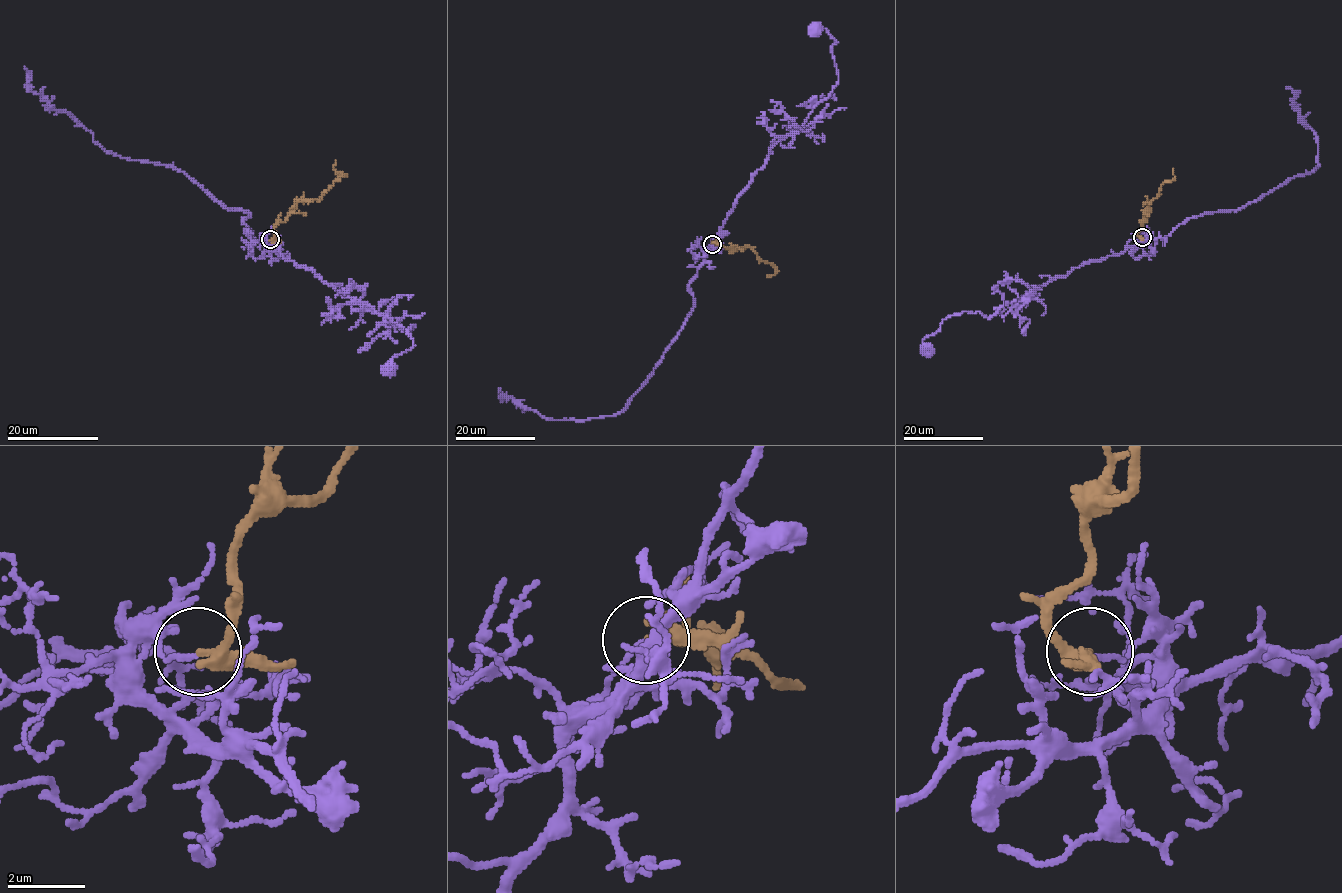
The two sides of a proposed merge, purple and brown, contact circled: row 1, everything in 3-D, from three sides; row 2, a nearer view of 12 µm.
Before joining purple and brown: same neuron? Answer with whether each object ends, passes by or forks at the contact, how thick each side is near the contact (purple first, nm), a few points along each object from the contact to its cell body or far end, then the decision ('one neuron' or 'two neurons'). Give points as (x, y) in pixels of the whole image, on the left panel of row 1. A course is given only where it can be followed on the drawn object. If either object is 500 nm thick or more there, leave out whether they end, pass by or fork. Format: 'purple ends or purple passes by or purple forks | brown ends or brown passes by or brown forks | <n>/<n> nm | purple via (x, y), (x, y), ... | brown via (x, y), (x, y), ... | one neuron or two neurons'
purple ends | brown passes by | 110/280 nm | purple via (270, 240), (254, 237), (243, 224), (247, 211), (225, 208), (178, 170), (108, 154), (35, 93), (26, 68) | brown via (270, 240), (274, 227), (284, 220), (298, 202), (319, 200), (343, 174), (334, 169), (335, 161) | two neurons

